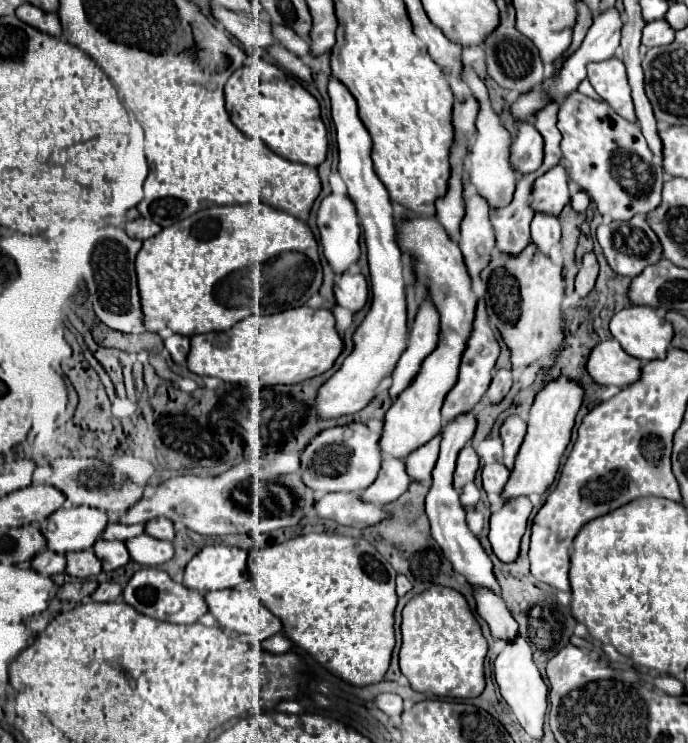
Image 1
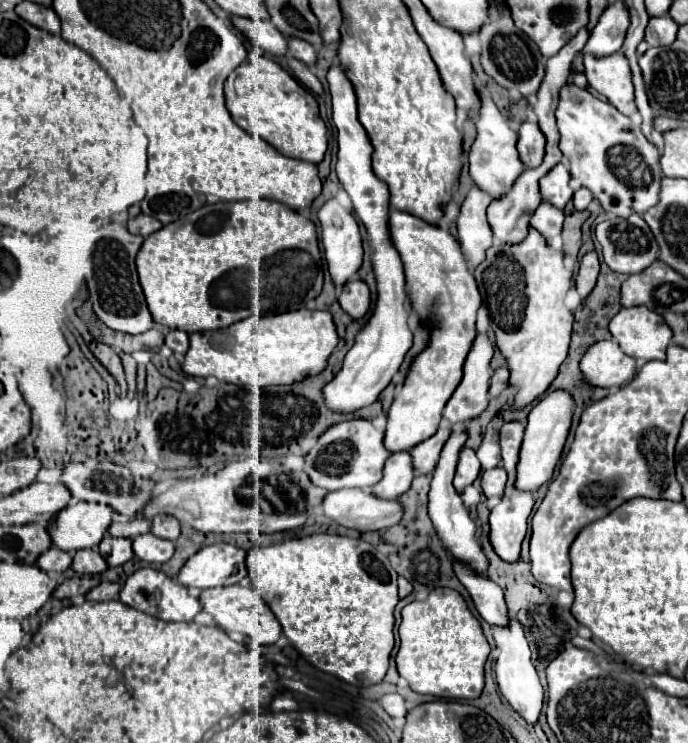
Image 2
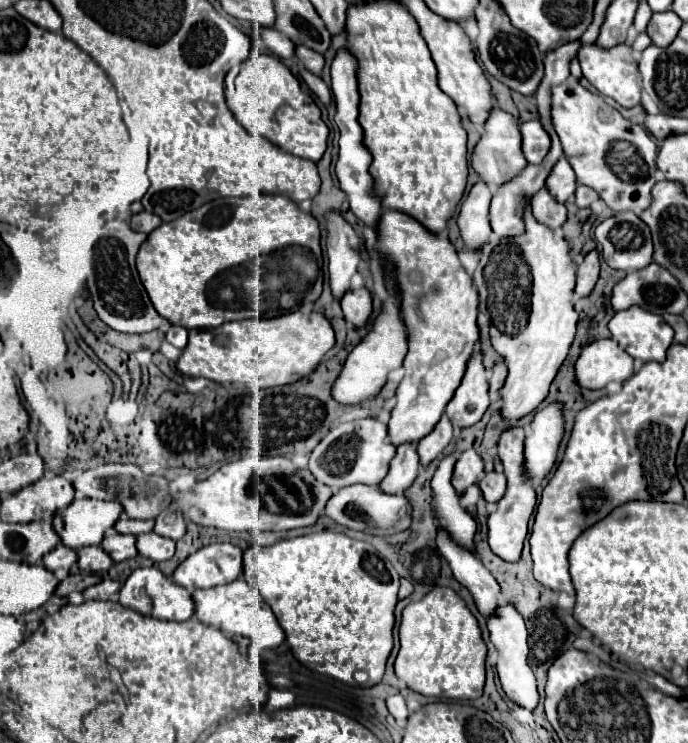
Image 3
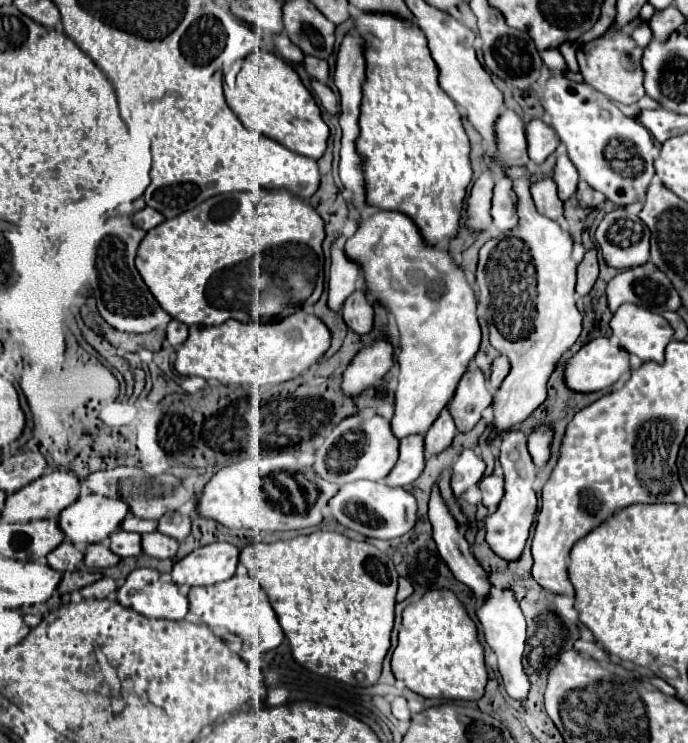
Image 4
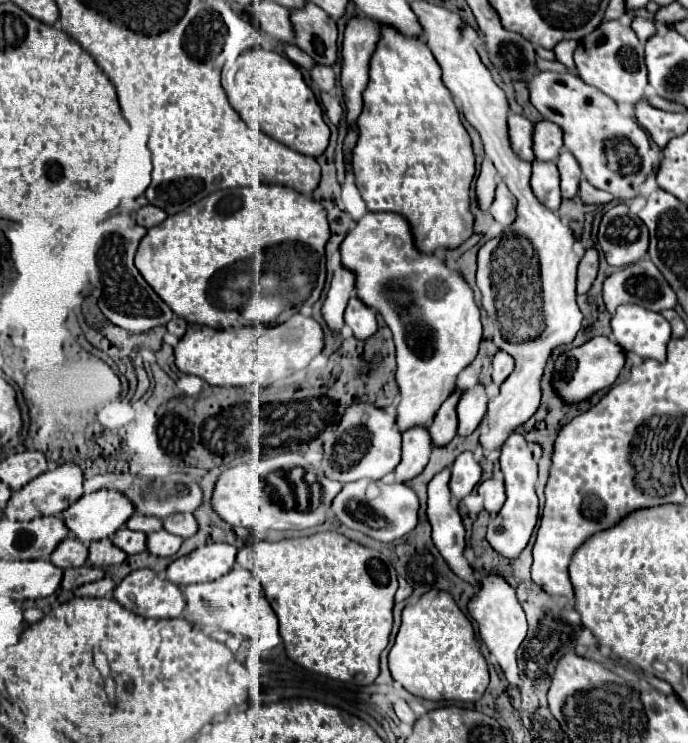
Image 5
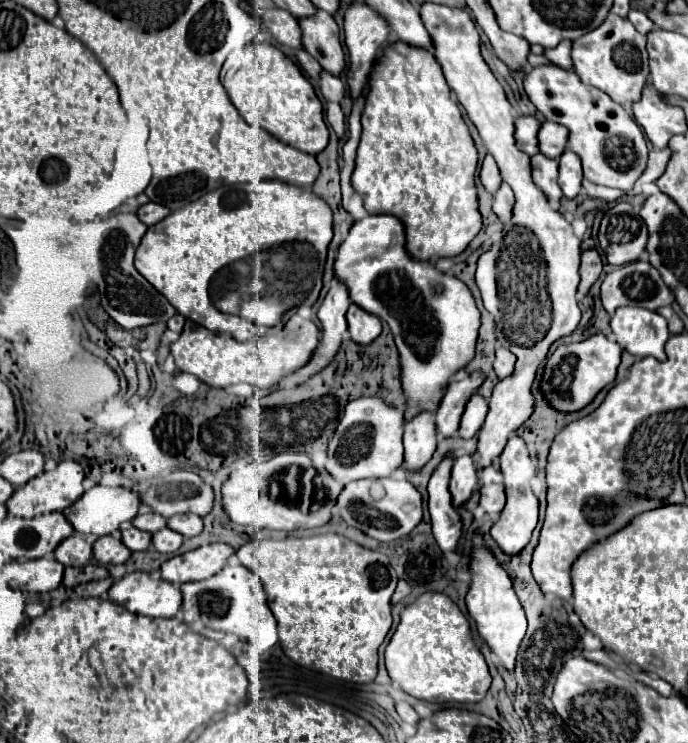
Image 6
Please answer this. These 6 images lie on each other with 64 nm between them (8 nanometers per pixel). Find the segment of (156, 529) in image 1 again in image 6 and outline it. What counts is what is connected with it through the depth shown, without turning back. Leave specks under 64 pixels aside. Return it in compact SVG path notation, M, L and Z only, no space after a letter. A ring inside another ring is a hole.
M176 514L168 520L168 526L176 532L180 532L182 536L190 538L190 536L198 536L204 528L204 522L200 516L196 514Z

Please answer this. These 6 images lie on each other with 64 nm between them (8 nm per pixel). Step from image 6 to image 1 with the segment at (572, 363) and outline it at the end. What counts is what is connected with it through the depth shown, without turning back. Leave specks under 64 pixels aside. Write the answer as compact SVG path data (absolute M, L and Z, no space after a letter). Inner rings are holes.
M608 340L592 348L586 360L586 370L596 384L624 388L638 380L640 360L626 354L616 340Z

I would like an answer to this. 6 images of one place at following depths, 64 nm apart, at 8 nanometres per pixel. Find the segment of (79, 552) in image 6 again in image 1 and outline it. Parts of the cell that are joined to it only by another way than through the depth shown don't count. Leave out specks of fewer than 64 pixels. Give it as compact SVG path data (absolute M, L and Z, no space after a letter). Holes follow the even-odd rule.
M42 550L38 556L34 556L32 560L32 568L44 576L52 576L52 574L60 574L66 570L66 556L58 554L58 552L50 552L50 550Z

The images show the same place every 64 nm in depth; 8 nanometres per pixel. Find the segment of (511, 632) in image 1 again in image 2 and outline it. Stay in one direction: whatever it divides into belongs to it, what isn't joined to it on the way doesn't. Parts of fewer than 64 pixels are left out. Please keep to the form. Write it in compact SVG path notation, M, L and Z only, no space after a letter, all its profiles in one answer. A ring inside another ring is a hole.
M452 558L452 568L454 568L458 580L462 582L462 586L470 592L478 614L490 626L498 626L498 624L504 626L508 622L508 610L506 610L506 602L502 596L502 588L488 576L482 576L478 572L470 570L468 564L462 564L454 558Z

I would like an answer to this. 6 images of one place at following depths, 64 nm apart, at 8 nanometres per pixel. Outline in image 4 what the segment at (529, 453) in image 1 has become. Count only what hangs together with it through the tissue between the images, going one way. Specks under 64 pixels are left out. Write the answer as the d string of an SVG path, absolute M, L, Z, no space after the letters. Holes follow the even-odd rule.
M544 424L540 430L534 430L534 434L528 436L528 450L538 468L542 468L550 458L550 442L552 430L548 424Z

